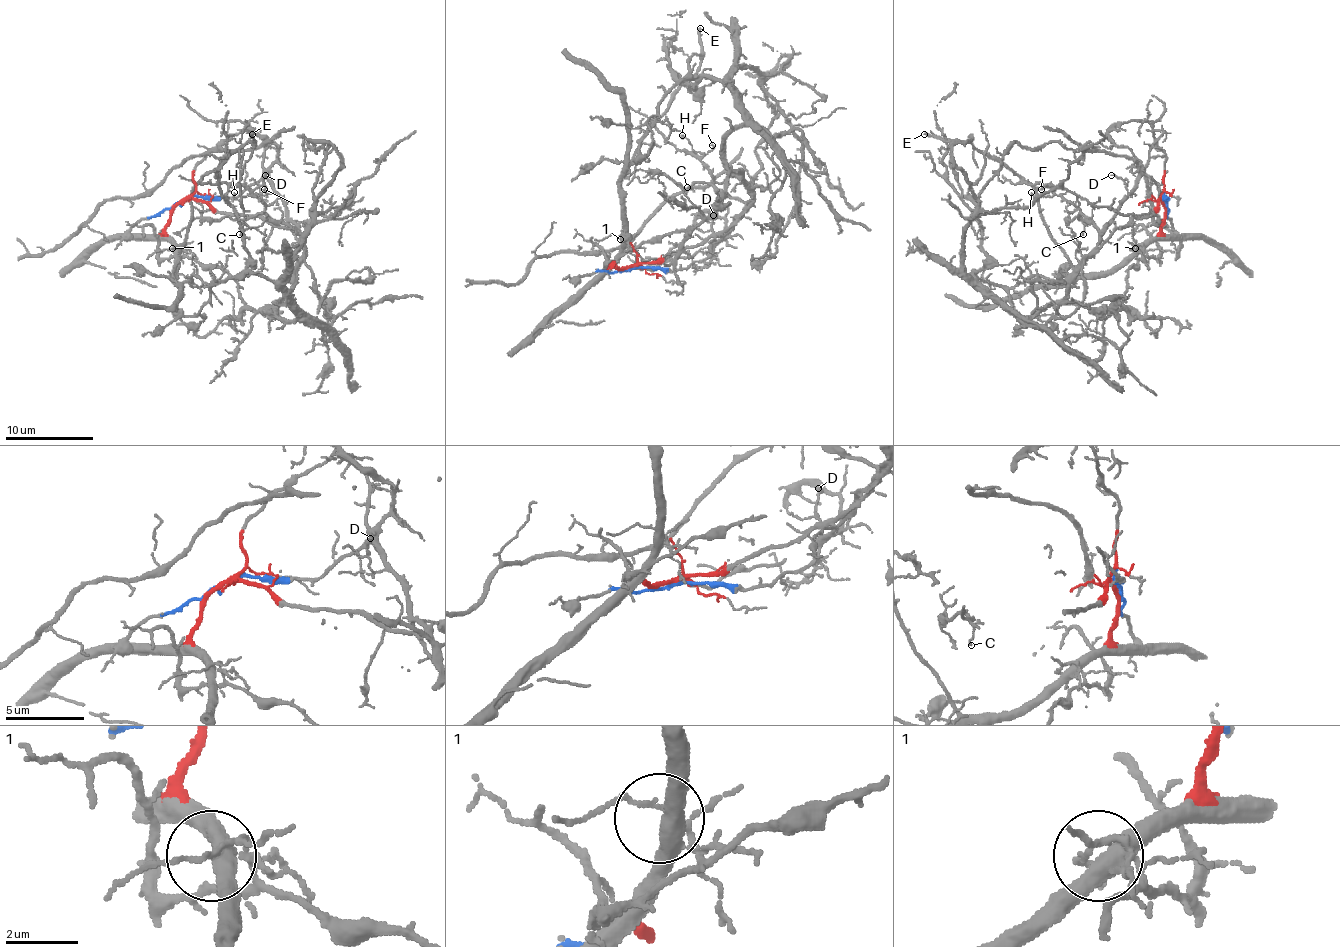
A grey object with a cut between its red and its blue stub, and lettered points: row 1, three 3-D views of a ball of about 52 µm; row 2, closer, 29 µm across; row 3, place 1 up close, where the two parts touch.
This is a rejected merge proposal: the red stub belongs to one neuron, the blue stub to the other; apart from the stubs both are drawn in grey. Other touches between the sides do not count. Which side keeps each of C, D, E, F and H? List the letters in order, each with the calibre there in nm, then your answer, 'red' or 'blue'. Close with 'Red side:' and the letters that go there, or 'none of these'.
C: 90 nm thick; blue
D: 110 nm thick; blue
E: 150 nm thick; red
F: 120 nm thick; blue
H: 130 nm thick; blue
Red side: E

